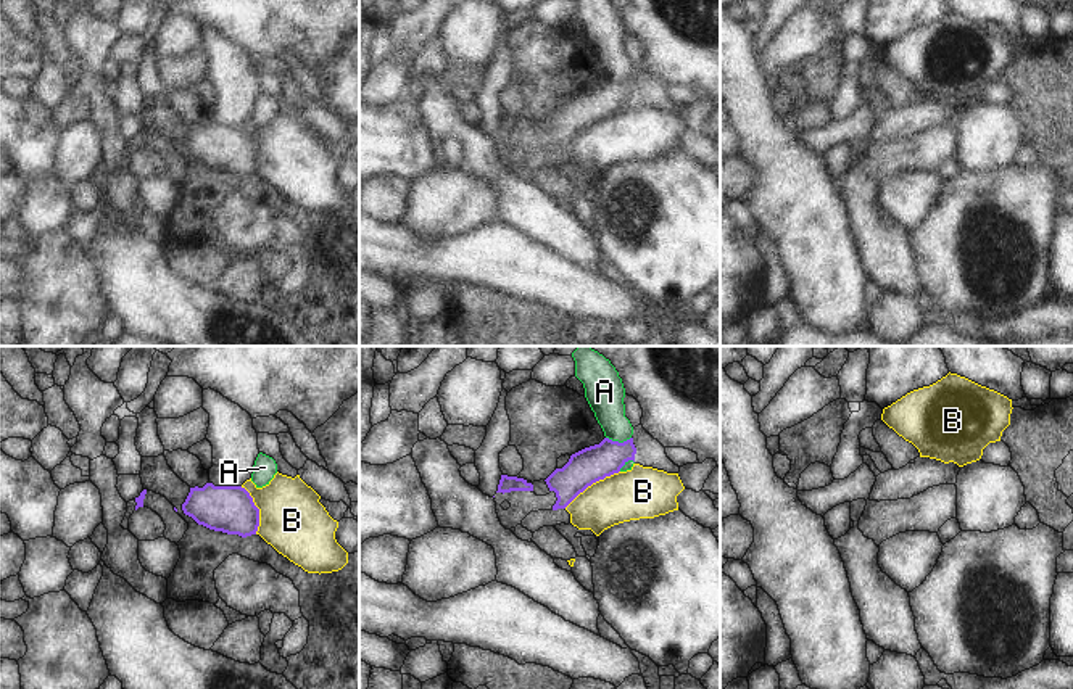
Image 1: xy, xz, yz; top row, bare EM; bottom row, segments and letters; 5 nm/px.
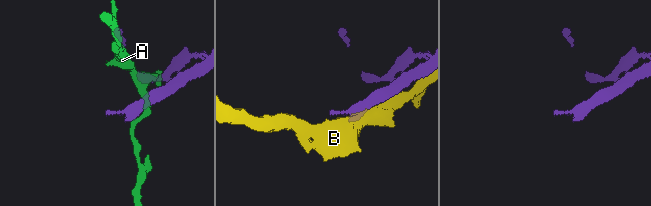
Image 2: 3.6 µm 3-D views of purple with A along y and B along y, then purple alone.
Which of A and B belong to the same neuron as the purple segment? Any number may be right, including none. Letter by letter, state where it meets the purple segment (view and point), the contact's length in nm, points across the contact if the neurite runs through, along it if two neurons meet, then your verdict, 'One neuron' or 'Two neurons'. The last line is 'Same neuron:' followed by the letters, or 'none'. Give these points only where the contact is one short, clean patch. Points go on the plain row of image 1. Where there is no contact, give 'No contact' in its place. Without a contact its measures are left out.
A: Touches purple at xz (617, 81). Shared border 130 nm. Boundary: xz (606, 76), (616, 81), (630, 78). Two neurons
B: Touches purple at xz (592, 123). Shared border 340 nm. Two neurons
Same neuron: none

